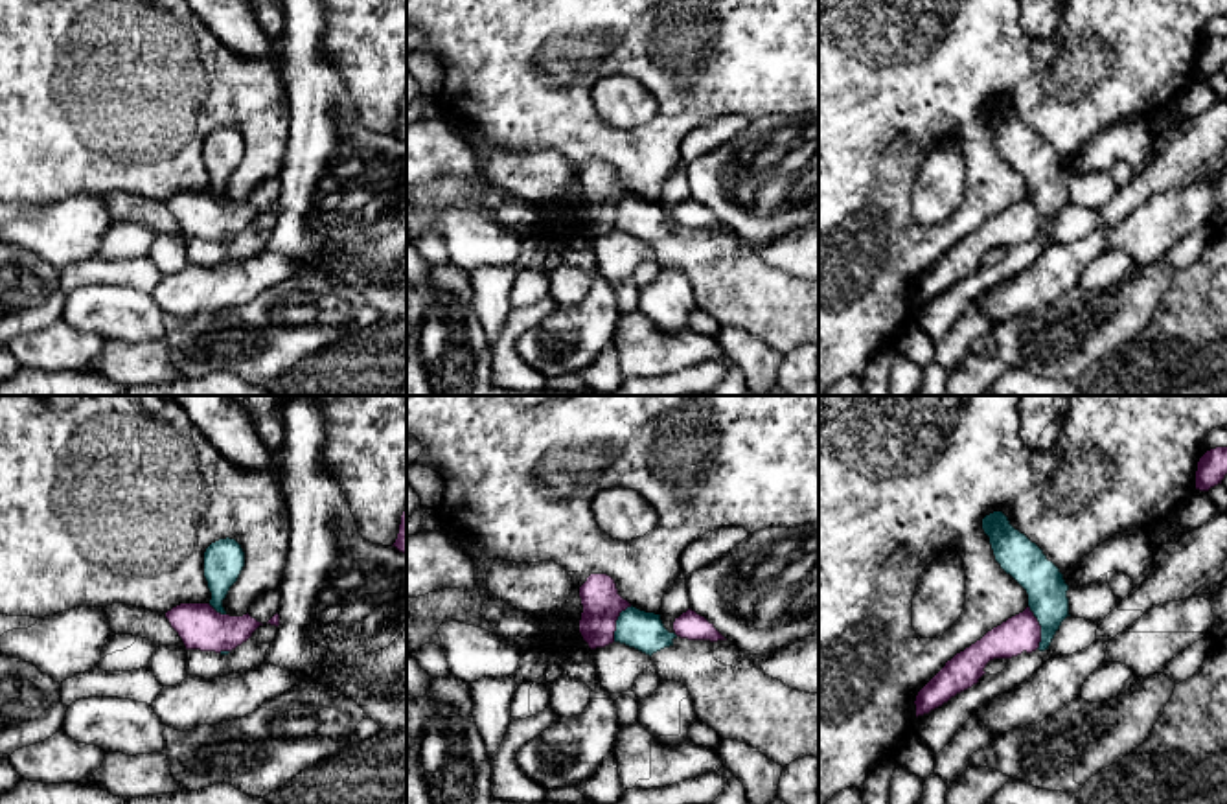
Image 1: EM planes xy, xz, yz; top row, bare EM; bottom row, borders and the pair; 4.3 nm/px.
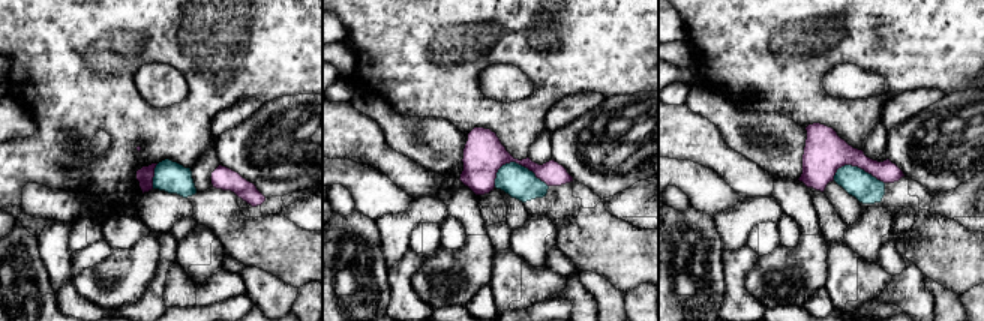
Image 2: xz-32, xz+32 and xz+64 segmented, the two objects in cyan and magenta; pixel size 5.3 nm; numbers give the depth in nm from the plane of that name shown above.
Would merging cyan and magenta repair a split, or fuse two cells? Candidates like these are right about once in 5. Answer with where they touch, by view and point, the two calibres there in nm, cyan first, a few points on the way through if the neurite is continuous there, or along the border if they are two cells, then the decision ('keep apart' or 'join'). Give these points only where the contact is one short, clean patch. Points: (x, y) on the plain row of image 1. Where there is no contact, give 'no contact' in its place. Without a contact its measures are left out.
contact yz (1042, 216); calibres 180 and 160 nm; border yz (1029, 194), (1040, 214), (1038, 236); keep apart

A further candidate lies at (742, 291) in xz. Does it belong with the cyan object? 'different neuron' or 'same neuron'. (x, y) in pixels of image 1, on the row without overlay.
same neuron

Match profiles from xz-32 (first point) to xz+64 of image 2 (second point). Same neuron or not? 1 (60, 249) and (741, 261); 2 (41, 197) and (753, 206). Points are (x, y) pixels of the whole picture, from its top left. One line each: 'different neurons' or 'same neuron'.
1: different neurons
2: different neurons

